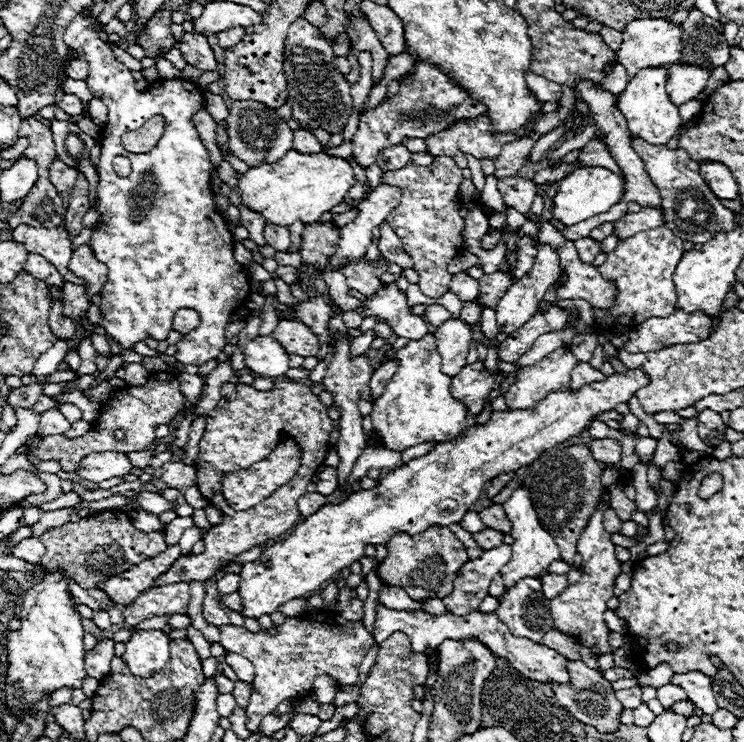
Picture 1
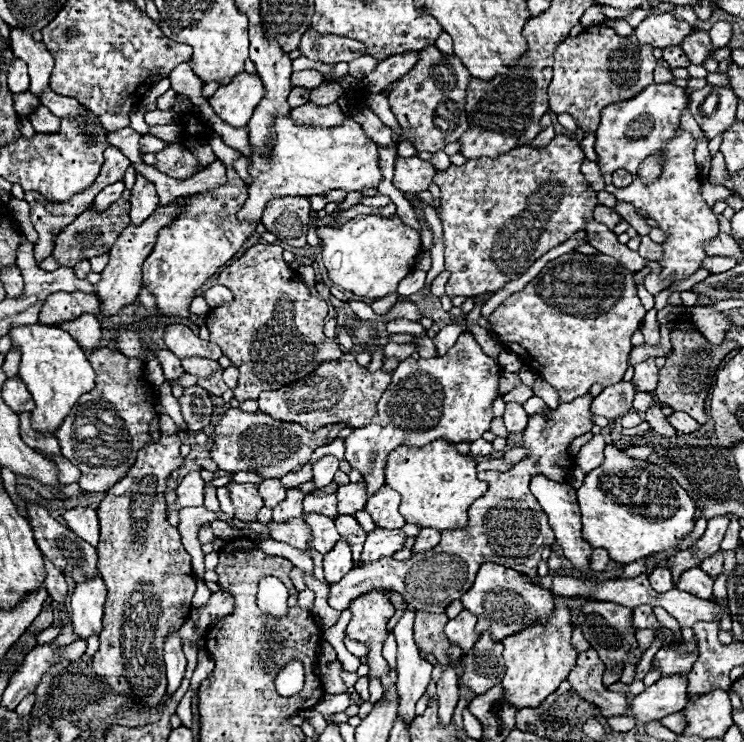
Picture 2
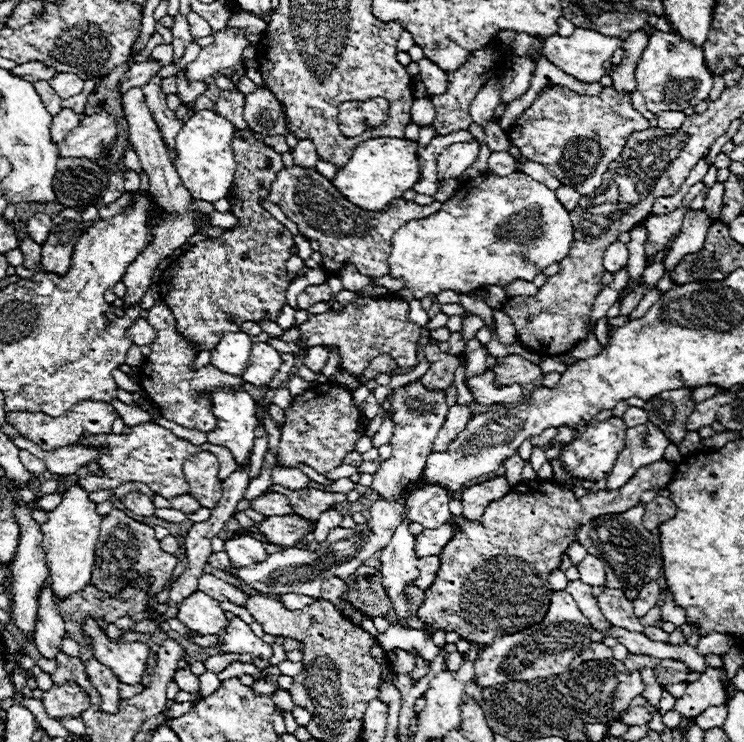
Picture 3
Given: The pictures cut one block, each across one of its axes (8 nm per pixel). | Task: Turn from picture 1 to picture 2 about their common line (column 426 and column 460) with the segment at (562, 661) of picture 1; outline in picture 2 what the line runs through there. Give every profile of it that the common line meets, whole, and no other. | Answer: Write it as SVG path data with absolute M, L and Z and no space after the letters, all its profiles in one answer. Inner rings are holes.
M462 610L454 620L448 620L446 624L446 636L452 644L458 644L462 652L468 652L474 646L474 640L478 640L476 632L478 618L466 610Z

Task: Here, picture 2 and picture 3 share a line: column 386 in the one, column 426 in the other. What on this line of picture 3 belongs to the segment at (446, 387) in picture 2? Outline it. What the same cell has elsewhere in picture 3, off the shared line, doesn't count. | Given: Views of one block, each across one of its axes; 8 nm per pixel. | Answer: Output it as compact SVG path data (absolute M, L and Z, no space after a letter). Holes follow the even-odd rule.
M420 378L406 386L394 388L388 400L394 408L394 414L392 414L394 432L390 438L392 456L374 474L372 490L376 490L386 500L404 500L404 496L408 496L404 490L410 484L420 482L420 472L424 472L424 458L432 450L432 442L446 420L448 404L446 404L446 396L442 390L426 390Z

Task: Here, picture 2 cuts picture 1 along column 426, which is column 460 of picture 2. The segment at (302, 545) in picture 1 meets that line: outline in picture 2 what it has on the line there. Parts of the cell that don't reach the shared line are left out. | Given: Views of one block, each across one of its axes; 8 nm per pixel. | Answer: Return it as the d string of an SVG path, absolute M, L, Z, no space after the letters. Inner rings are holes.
M434 440L422 448L394 448L386 458L384 476L386 486L402 496L400 512L406 522L440 532L464 528L470 504L488 490L488 484L476 478L476 462L470 456L460 454L448 440Z

